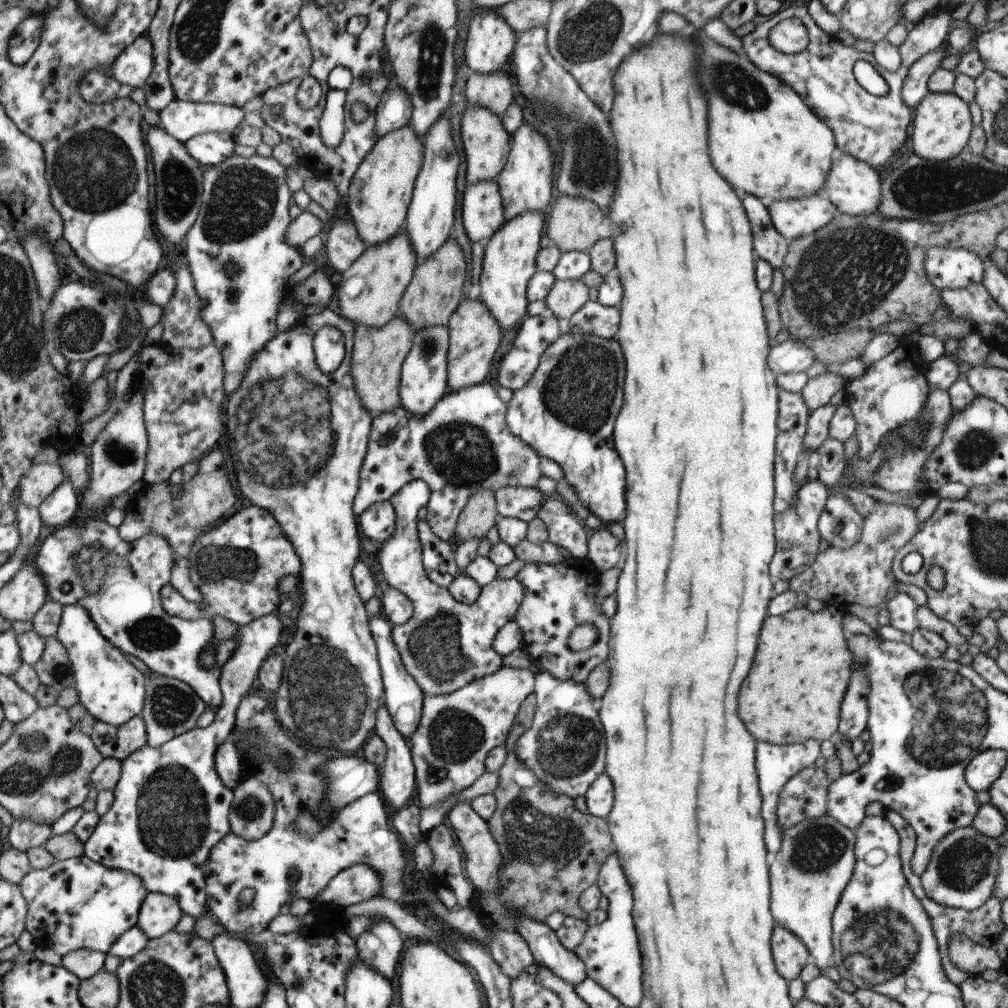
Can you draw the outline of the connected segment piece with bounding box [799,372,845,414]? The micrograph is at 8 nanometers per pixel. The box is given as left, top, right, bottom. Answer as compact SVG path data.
M823 372L823 374L807 380L805 388L799 394L803 398L803 404L807 404L807 408L813 414L817 408L827 406L831 396L837 394L839 390L843 390L843 386L845 386L845 380L841 376L831 374L831 372Z

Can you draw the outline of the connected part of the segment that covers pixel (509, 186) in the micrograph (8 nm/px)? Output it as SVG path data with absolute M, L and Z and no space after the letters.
M521 124L509 142L511 150L507 156L507 164L503 166L501 174L495 178L499 186L503 218L505 222L517 218L523 212L539 212L543 214L545 206L549 206L551 198L551 152L543 140L531 126Z

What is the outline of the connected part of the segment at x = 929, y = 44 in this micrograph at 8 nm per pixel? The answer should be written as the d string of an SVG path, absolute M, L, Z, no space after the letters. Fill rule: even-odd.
M801 4L783 8L777 14L773 14L771 18L755 20L753 32L745 34L739 40L741 40L741 52L751 60L751 64L755 64L759 70L763 70L771 76L777 76L781 82L791 86L795 90L795 94L799 94L803 98L803 102L811 108L811 112L831 128L831 132L835 136L835 146L843 154L849 154L855 160L865 162L871 168L877 168L877 166L883 166L887 160L891 160L891 156L901 148L901 144L907 136L907 124L909 124L911 112L901 100L901 88L903 88L907 70L911 68L911 64L915 64L925 54L935 52L941 46L945 46L949 28L953 28L951 12L927 14L919 24L909 26L909 34L907 34L905 42L899 46L901 66L895 72L887 72L885 68L877 66L871 54L857 52L851 46L837 42L835 36L825 34L807 14L807 6L801 6ZM789 18L801 18L803 26L809 32L807 48L793 56L783 54L769 44L769 30L775 24L779 24L781 20L789 20ZM857 60L869 62L875 68L875 72L887 82L889 92L885 96L881 96L881 98L871 96L855 82L851 70Z

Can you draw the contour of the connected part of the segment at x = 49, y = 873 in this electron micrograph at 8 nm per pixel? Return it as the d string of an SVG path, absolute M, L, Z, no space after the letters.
M85 854L53 862L45 870L29 870L19 886L27 900L25 930L33 936L35 946L53 948L61 958L77 950L107 954L119 936L137 926L137 912L147 896L139 876L109 870Z

